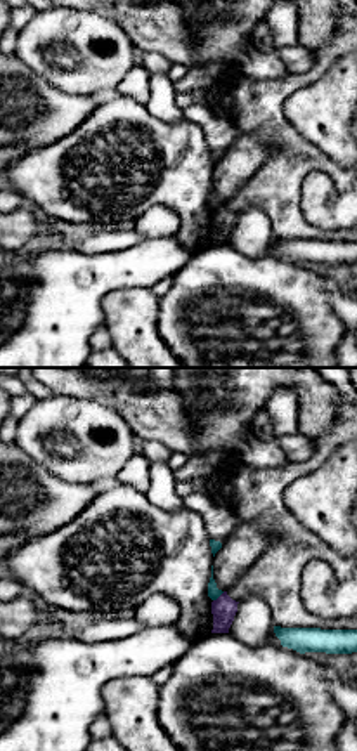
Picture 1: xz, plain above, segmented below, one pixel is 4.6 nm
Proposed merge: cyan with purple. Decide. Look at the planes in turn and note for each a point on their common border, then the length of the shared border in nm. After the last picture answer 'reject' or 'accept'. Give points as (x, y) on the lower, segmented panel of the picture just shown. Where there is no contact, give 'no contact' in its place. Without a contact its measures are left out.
contact (219, 595); length 70 nm

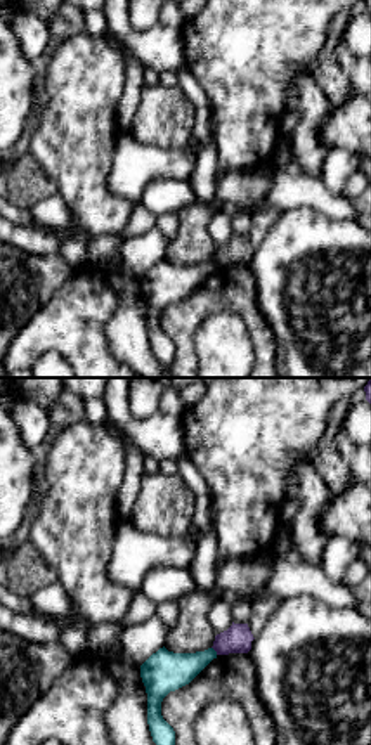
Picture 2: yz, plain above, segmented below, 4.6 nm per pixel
contact (214, 650); length 50 nm

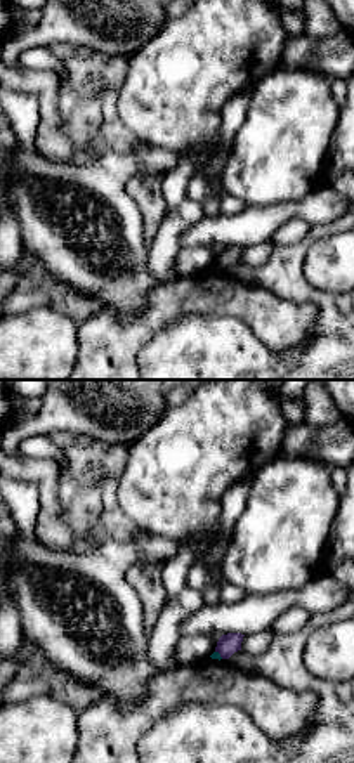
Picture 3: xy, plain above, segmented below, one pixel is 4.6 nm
contact (219, 654); length 50 nm

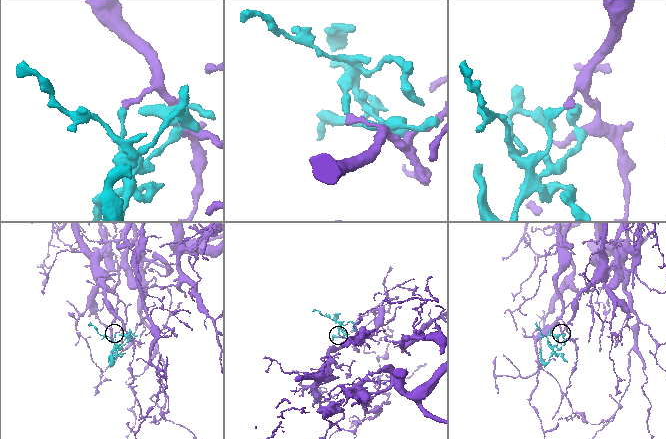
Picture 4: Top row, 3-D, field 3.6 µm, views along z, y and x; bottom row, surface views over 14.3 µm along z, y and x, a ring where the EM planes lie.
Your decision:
reject

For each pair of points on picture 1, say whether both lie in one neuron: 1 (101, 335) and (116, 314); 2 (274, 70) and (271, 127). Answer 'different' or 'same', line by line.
1: different
2: different

